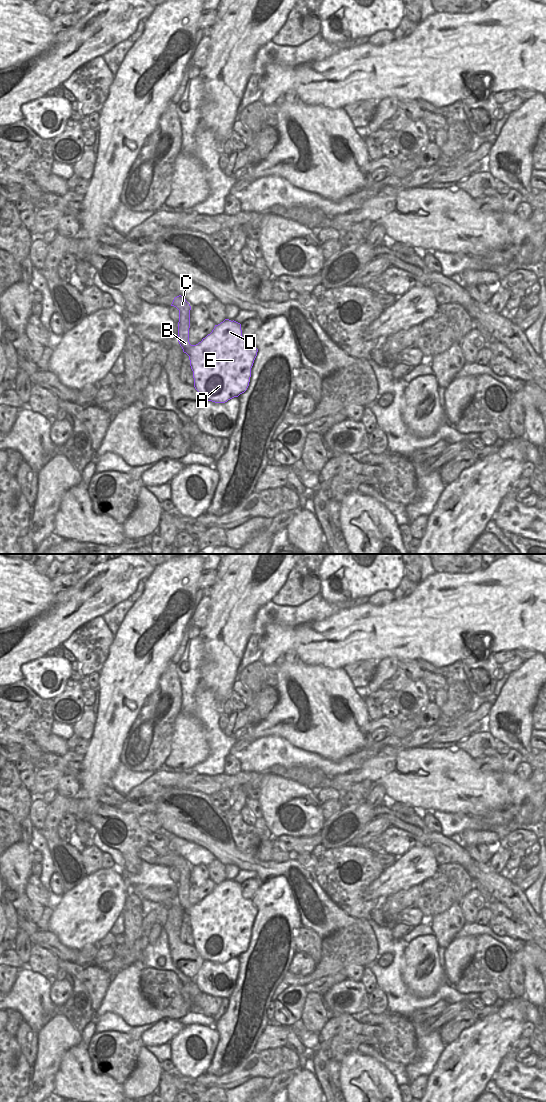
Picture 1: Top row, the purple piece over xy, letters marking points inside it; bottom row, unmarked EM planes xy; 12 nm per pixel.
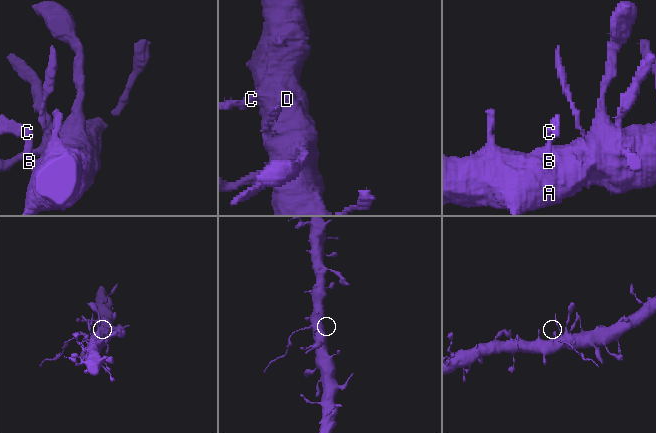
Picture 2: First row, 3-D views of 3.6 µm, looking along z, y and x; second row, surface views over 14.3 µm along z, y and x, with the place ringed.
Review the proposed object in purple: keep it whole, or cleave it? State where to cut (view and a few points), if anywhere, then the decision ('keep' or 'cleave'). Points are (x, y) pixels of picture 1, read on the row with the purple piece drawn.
xy (189, 322), (183, 322), (178, 328) | cleave

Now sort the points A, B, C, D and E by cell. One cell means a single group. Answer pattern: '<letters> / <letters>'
A B D E / C

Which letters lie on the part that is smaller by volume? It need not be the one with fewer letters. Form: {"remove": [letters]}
{"remove": ["C"]}

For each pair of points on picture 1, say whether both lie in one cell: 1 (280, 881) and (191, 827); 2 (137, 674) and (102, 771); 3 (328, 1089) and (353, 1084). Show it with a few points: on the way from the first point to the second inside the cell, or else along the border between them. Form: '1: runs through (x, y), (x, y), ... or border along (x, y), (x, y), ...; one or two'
1: border along (262, 882), (282, 875), (286, 879), (292, 893); two
2: runs through (121, 698), (105, 747); one
3: border along (339, 1089), (341, 1091); two

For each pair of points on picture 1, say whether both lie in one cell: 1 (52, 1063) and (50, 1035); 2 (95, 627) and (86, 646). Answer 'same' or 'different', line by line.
1: same
2: same

